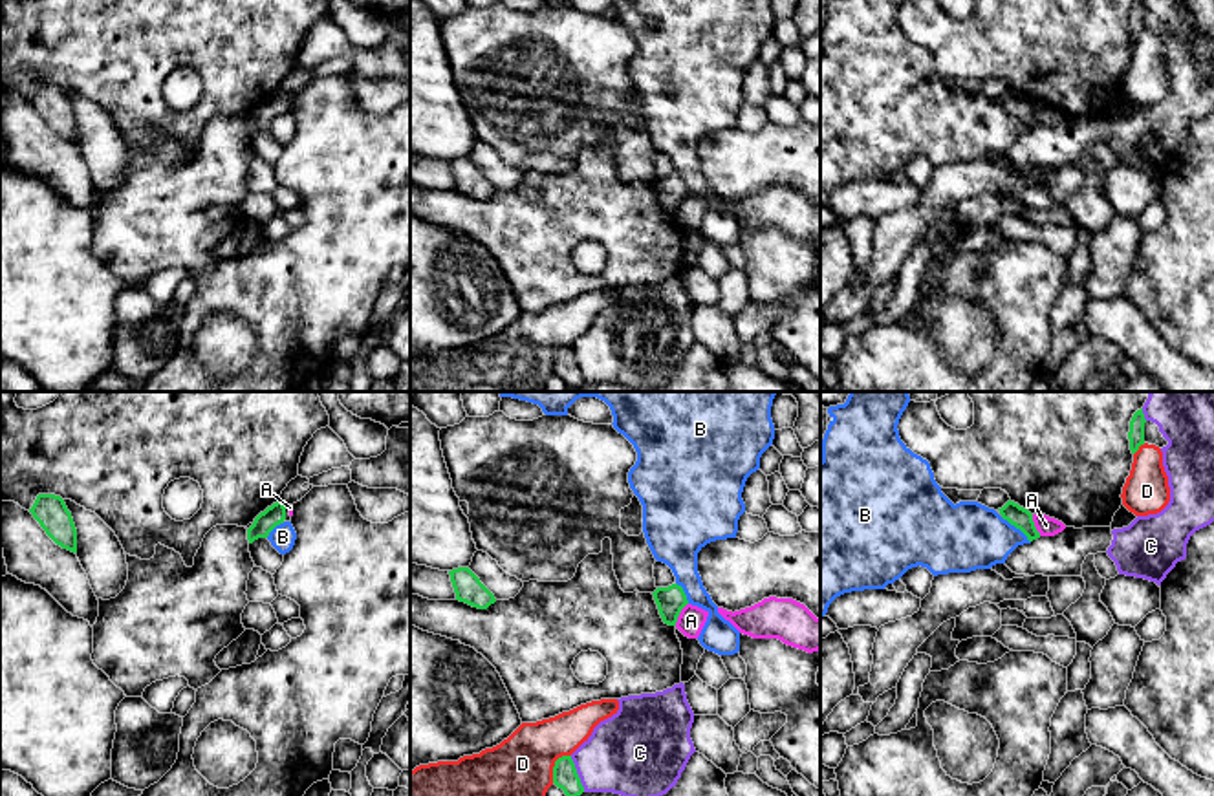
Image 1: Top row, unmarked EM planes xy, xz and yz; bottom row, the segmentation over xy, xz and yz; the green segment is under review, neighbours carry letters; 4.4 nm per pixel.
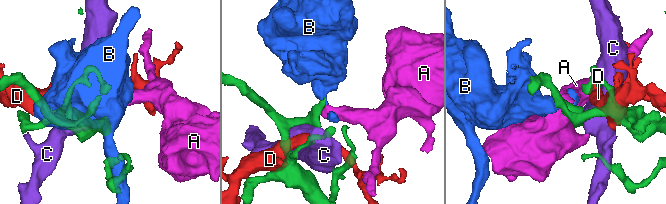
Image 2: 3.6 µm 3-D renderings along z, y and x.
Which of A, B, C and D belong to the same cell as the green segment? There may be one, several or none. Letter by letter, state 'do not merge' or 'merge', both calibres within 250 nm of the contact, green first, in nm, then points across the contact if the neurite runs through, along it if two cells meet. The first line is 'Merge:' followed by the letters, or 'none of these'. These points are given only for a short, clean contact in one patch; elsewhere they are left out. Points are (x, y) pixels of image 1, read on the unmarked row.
Merge: none of these
A: do not merge | 120/120 nm | along xz (687, 193), (674, 215)
B: do not merge | 90/300 nm | along yz (1000, 107), (1013, 114), (1029, 132)
C: do not merge | 110/360 nm
D: do not merge | 110/360 nm

